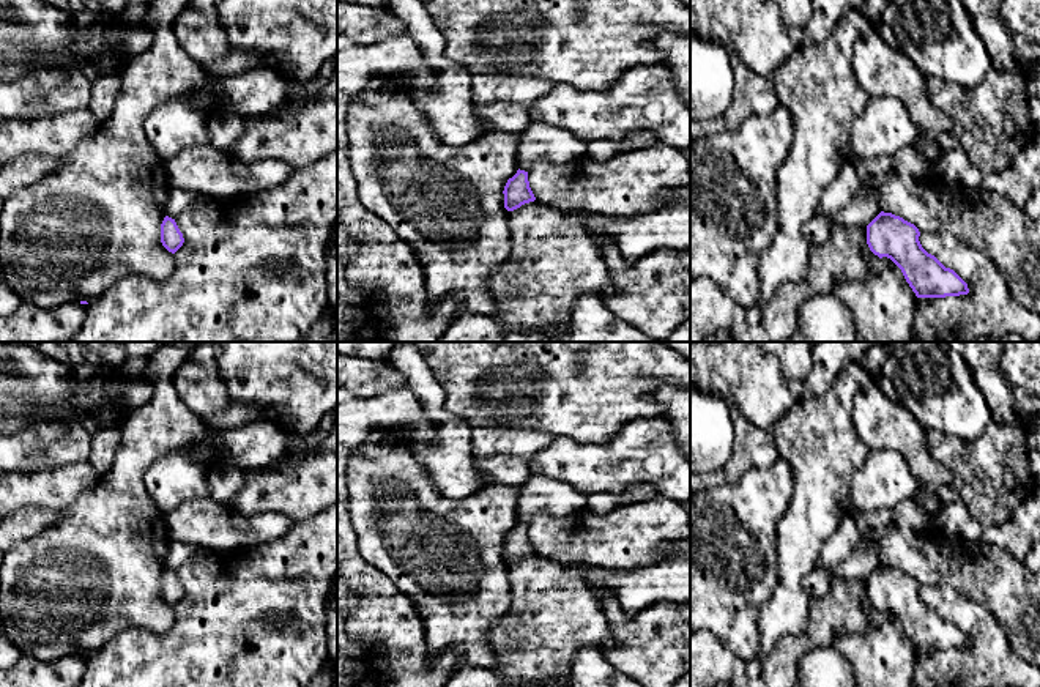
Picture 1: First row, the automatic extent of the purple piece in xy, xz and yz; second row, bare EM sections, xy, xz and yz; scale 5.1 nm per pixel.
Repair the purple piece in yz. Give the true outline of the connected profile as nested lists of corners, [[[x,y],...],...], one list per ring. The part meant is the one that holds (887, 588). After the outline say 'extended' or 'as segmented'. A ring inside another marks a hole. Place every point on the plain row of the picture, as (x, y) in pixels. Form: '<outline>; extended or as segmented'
[[[881,564],[867,578],[867,597],[879,611],[890,611],[903,626],[917,651],[945,651],[968,648],[968,637],[950,621],[945,621],[934,608],[928,607],[920,594],[919,581],[892,566]]]; as segmented

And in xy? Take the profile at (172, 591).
[[[165,569],[161,577],[161,596],[172,607],[175,607],[184,596],[183,586],[175,572],[169,569]]]; as segmented

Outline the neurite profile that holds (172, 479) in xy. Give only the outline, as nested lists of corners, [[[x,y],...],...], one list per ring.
[[[172,451],[154,460],[143,474],[154,506],[167,515],[180,504],[210,495],[210,470]]]

